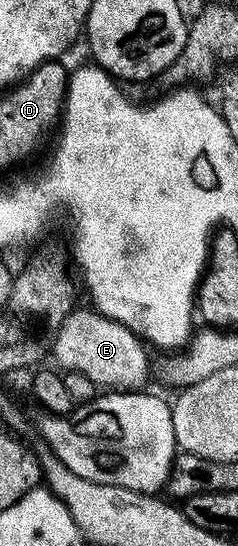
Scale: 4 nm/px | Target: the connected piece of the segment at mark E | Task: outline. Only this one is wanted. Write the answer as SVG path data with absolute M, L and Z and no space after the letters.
M76 308L59 322L54 332L56 332L56 339L50 342L50 354L51 357L56 357L57 364L55 365L61 371L86 376L98 388L103 388L108 392L143 391L145 389L144 381L148 378L148 350L140 343L141 335L137 331L126 328L109 318L103 318L101 314L91 309Z

